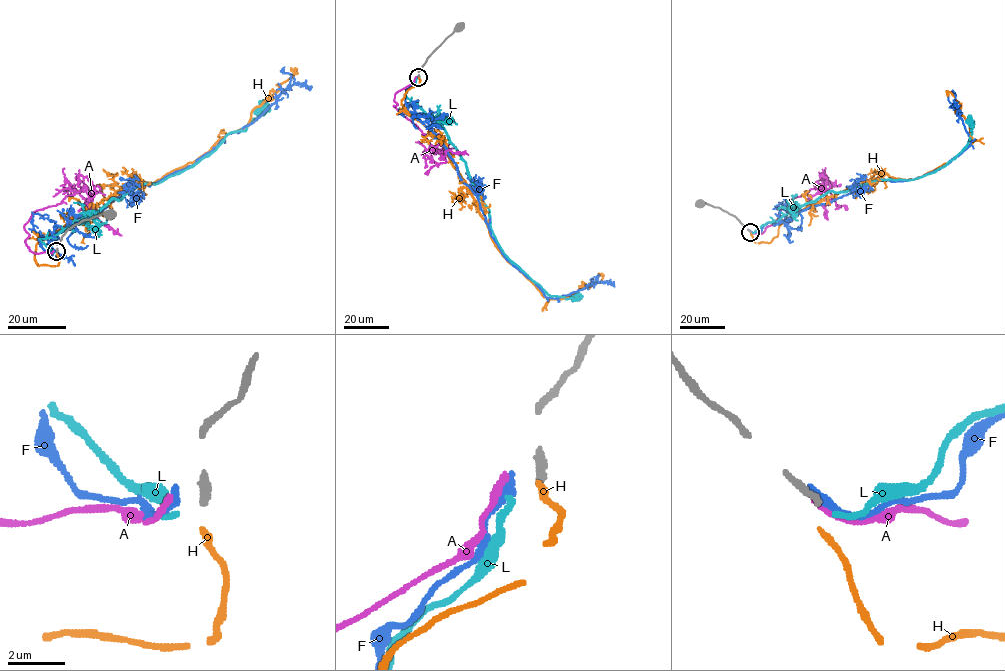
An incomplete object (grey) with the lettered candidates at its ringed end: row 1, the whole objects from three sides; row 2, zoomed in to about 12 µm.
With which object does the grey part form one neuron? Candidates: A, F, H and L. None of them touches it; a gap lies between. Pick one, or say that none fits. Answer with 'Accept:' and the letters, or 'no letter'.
Accept: L

